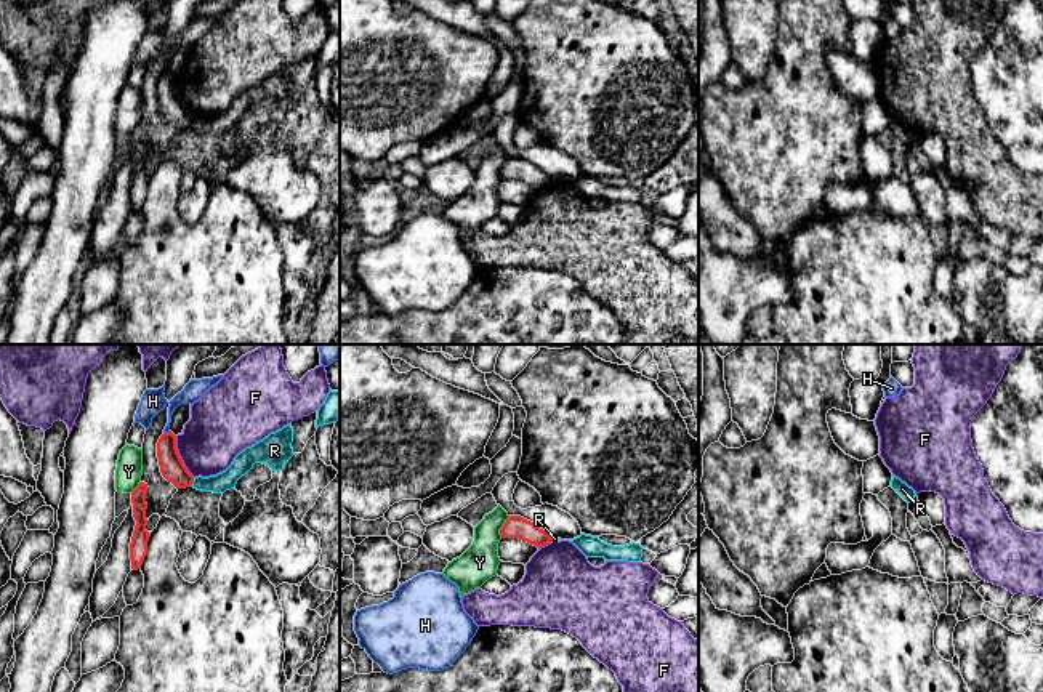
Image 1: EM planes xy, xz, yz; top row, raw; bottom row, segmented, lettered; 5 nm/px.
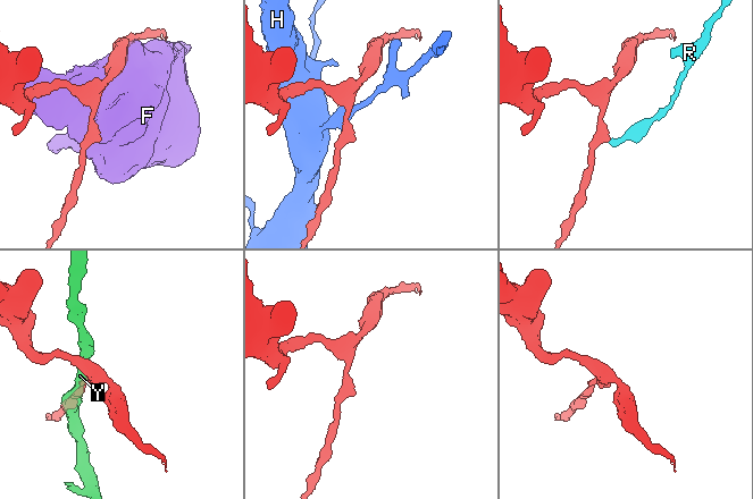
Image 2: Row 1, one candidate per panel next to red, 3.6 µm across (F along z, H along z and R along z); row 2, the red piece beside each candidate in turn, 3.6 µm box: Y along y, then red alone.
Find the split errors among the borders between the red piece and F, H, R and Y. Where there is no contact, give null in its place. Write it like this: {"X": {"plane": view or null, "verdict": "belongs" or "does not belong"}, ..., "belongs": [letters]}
{"F": {"plane": "xy", "verdict": "does not belong"}, "H": {"plane": "xy", "verdict": "does not belong"}, "R": {"plane": "xy", "verdict": "does not belong"}, "Y": {"plane": "xz", "verdict": "does not belong"}, "belongs": []}

